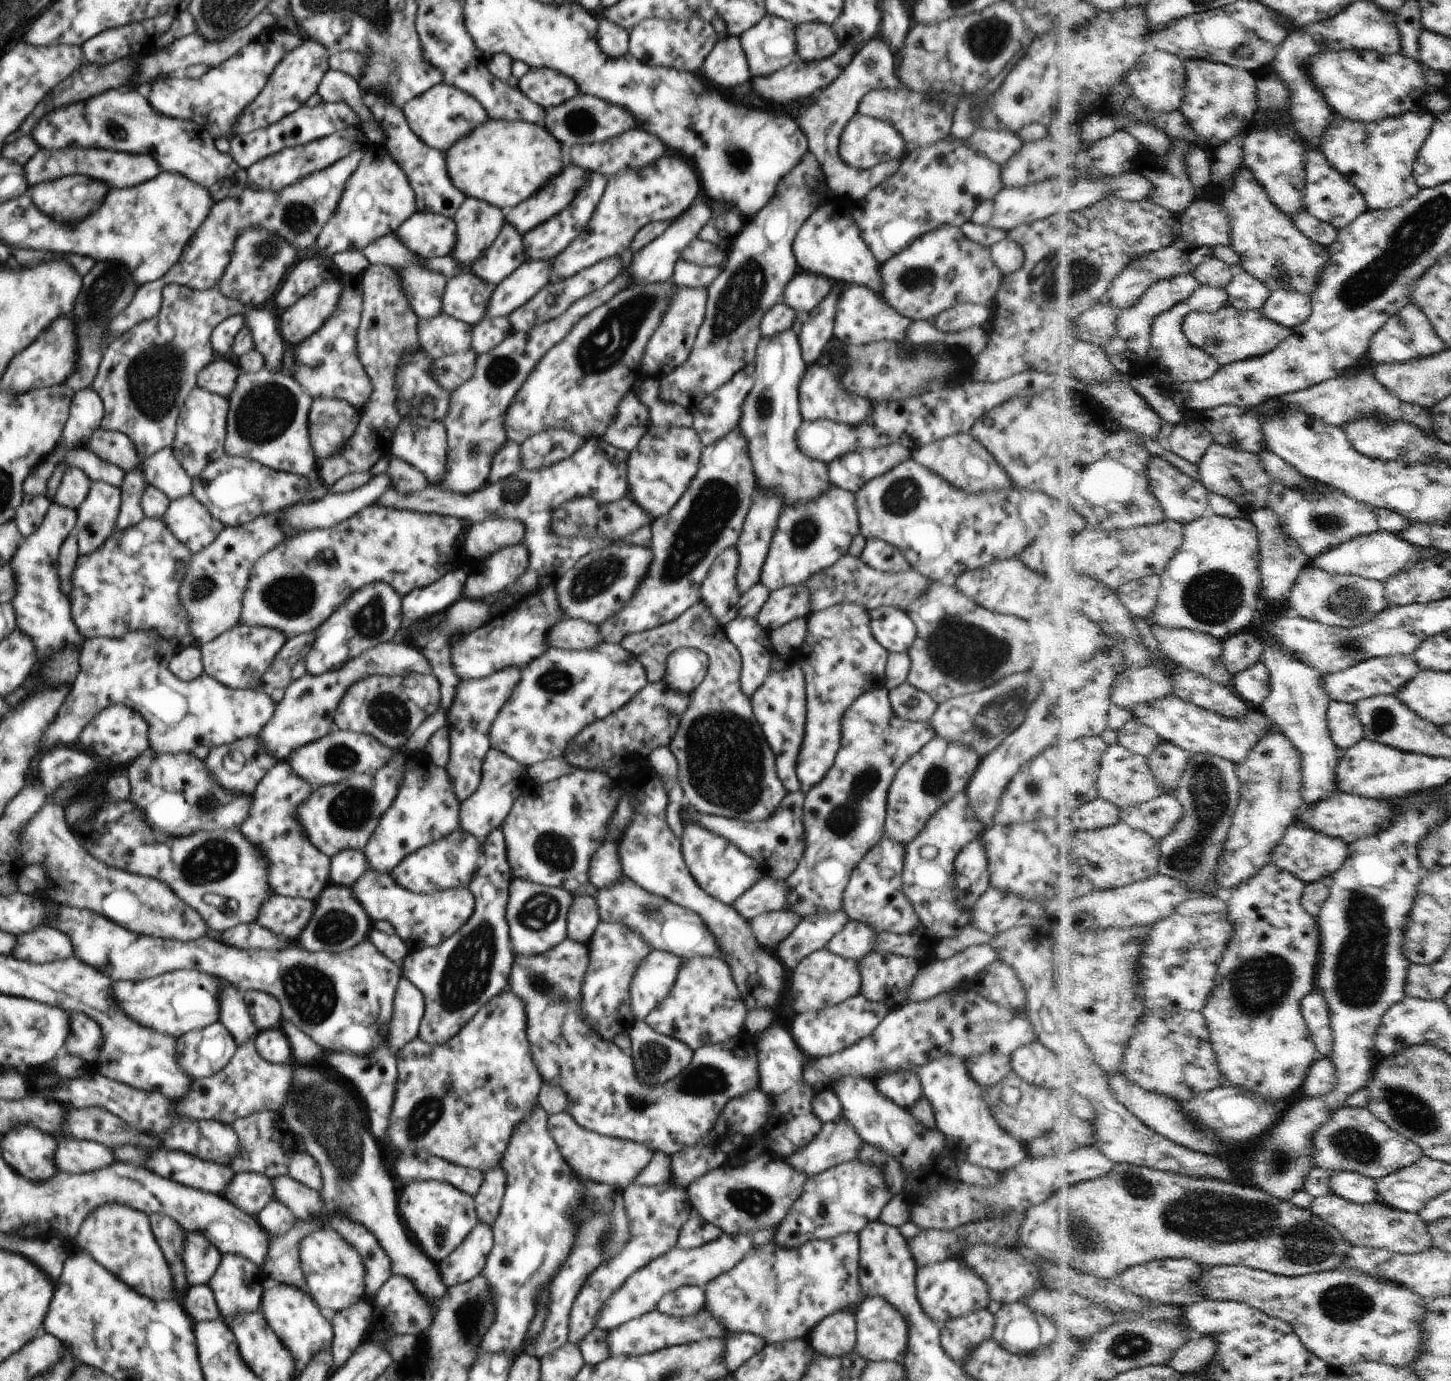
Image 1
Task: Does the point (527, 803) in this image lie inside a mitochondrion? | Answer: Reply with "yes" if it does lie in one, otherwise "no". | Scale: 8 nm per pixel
no

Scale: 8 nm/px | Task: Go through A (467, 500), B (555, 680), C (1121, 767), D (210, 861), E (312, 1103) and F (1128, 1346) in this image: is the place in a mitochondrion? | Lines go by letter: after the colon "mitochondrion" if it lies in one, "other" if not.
A: other
B: mitochondrion
C: other
D: mitochondrion
E: mitochondrion
F: mitochondrion

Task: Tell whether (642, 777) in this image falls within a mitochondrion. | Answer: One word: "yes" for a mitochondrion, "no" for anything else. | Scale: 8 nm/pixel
no

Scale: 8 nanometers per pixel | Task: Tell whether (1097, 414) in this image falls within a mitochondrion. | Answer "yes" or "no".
no

